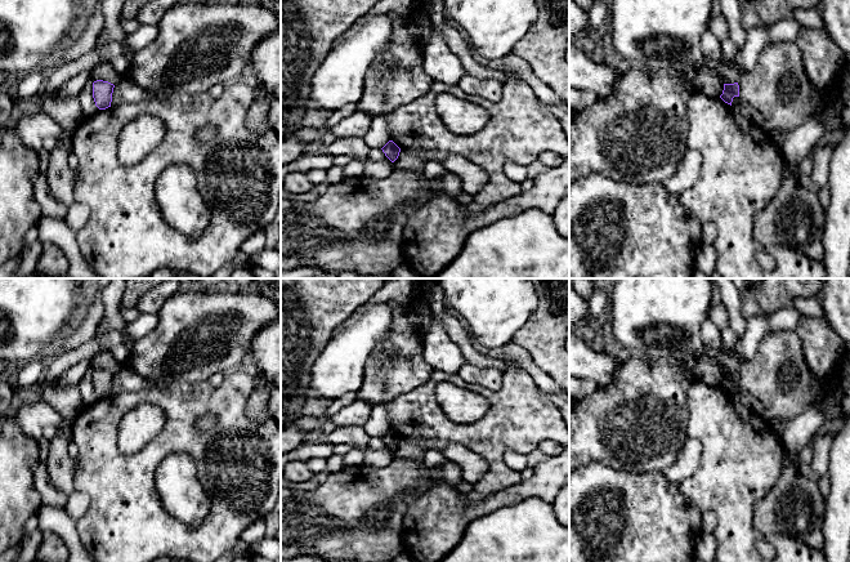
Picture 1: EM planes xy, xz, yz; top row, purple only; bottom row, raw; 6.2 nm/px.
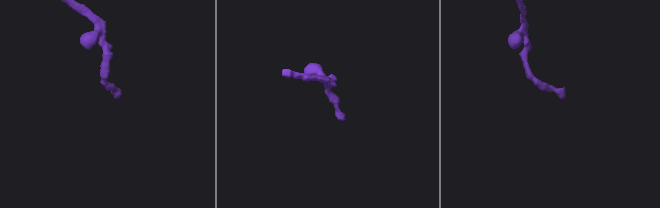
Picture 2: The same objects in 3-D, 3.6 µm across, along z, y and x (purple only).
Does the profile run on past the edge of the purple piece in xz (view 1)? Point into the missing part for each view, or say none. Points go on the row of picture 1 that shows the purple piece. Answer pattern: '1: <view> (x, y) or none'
1: none

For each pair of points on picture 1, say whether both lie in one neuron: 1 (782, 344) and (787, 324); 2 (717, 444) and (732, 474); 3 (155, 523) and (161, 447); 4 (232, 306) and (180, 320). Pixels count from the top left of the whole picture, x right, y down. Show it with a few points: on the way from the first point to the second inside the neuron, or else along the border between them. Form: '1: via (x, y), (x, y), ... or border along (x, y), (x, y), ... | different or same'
1: border along (795, 329), (779, 329), (763, 337) | different
2: via (724, 451), (732, 459), (732, 467) | same
3: via (144, 504), (144, 467) | same
4: via (219, 313), (193, 320) | same

